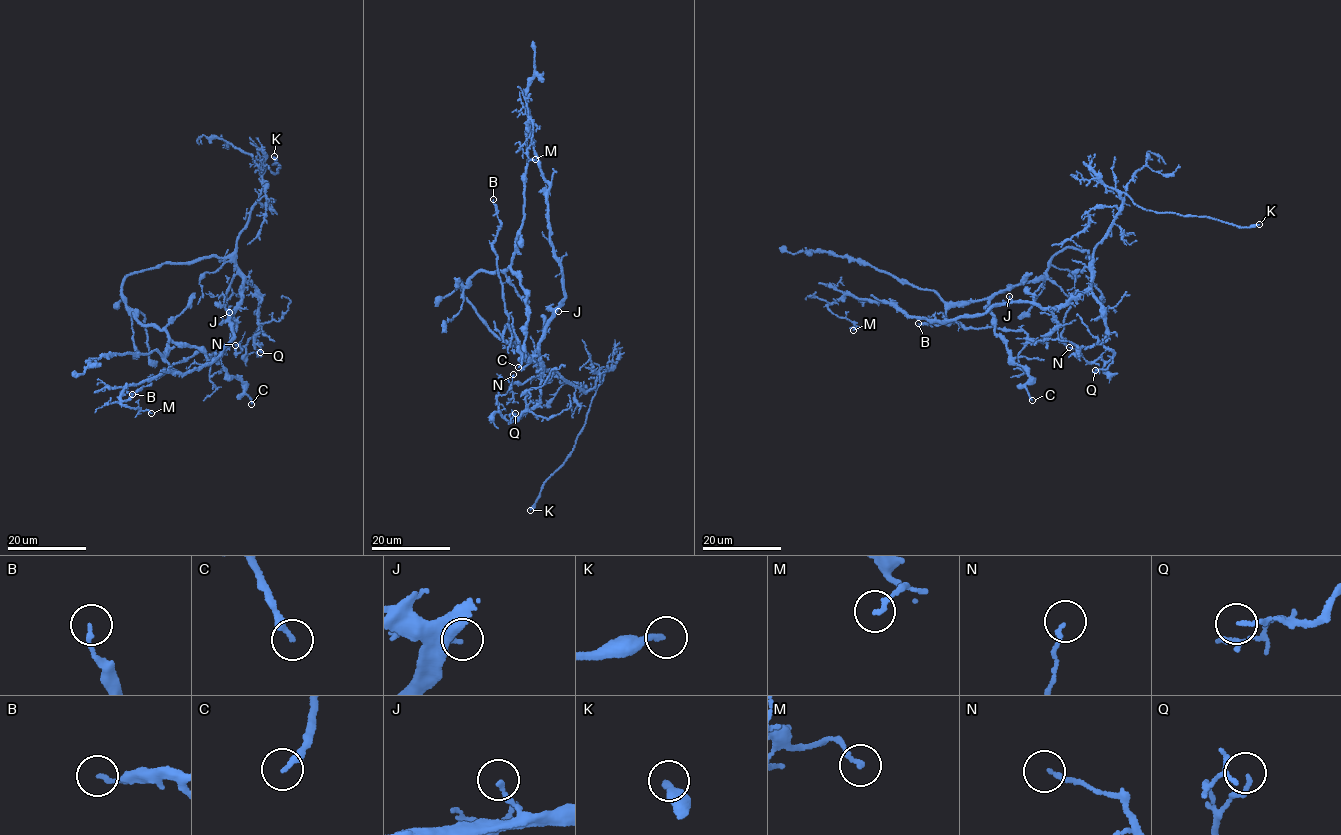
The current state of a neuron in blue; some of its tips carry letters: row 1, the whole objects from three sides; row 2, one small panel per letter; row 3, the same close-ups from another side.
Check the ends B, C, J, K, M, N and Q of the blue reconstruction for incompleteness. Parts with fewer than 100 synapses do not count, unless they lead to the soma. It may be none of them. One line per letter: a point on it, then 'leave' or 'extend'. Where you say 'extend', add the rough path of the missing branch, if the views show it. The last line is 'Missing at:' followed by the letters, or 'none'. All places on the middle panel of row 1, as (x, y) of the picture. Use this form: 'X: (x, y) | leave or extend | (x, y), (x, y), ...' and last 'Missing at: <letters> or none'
B: (493, 199) | leave
C: (518, 367) | leave
J: (558, 311) | leave
K: (530, 510) | extend | (530, 510), (517, 524), (520, 540), (512, 553)
M: (535, 159) | leave
N: (513, 374) | leave
Q: (515, 413) | leave
Missing at: K

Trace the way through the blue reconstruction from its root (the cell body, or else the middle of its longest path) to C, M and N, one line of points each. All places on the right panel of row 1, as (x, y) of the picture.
C: (1088, 258), (1086, 251), (1064, 248), (1043, 277), (989, 300), (995, 333), (1026, 370), (1032, 400)
M: (1088, 258), (1088, 287), (1058, 306), (996, 303), (941, 322), (844, 295), (828, 305), (853, 330)
N: (1088, 258), (1091, 291), (1106, 326), (1103, 345), (1113, 355), (1107, 361), (1099, 357), (1088, 362), (1069, 347)

